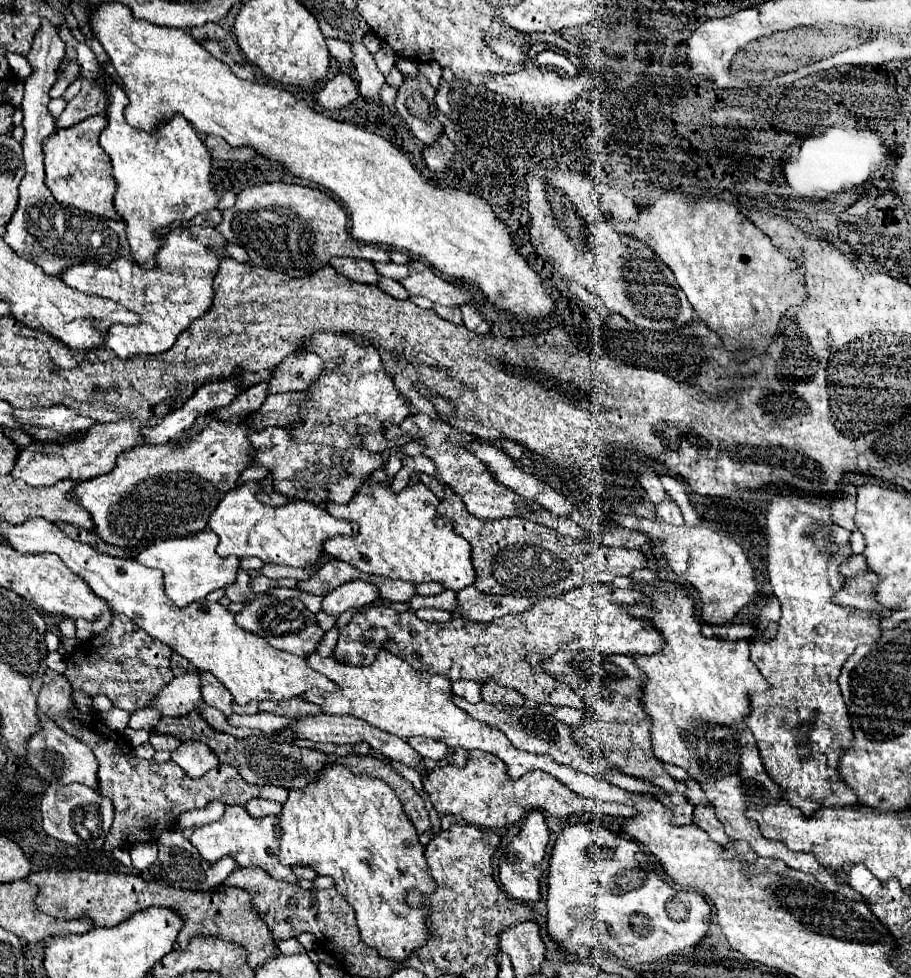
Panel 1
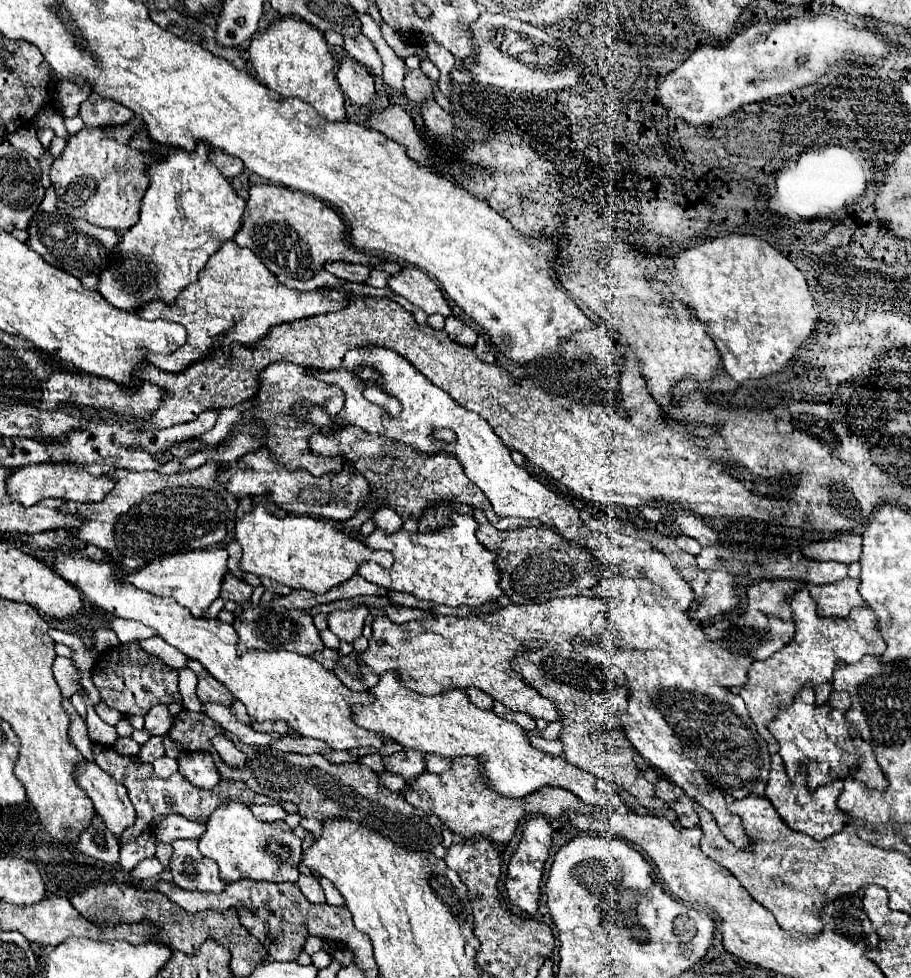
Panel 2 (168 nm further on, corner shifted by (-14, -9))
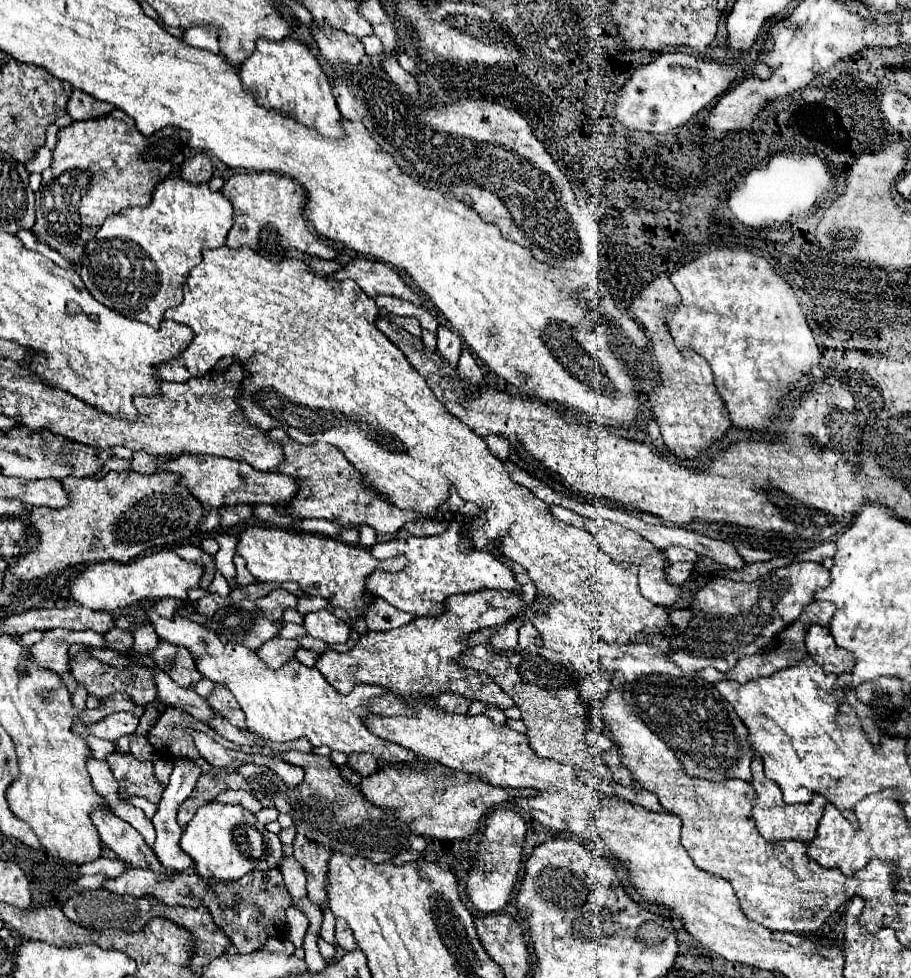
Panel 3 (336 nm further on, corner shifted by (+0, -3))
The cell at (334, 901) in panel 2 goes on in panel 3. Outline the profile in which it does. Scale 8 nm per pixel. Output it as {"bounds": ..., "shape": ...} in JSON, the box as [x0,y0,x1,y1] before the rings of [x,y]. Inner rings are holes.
{"bounds":[320,908,336,946],"shape":[[[322,908],[322,912],[324,912],[324,922],[322,922],[322,932],[320,932],[320,936],[322,936],[326,942],[330,942],[332,946],[336,946],[336,938],[334,938],[336,918],[332,916],[330,908]]]}

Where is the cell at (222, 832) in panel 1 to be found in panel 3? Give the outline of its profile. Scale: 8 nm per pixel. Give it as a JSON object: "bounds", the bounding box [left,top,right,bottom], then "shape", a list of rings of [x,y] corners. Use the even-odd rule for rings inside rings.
{"bounds":[180,802,282,880],"shape":[[[208,802],[184,828],[180,838],[180,848],[196,862],[196,874],[202,878],[214,880],[238,880],[254,870],[272,870],[280,868],[282,862],[282,842],[276,834],[268,832],[268,842],[248,842],[248,826],[246,826],[246,810],[236,804]]]}

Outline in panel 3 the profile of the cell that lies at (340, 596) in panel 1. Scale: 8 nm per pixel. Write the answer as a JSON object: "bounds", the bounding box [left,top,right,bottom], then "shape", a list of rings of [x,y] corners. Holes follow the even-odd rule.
{"bounds":[304,610,350,644],"shape":[[[318,610],[318,612],[310,612],[304,616],[304,628],[308,630],[310,636],[320,638],[324,642],[336,642],[336,644],[344,644],[350,638],[350,626],[336,618],[330,610]]]}

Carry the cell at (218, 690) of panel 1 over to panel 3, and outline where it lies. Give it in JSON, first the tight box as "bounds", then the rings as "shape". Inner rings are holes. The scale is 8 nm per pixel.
{"bounds":[150,642,202,688],"shape":[[[160,642],[160,646],[150,652],[150,656],[156,660],[158,668],[164,670],[182,688],[190,688],[192,684],[202,680],[202,674],[196,670],[196,664],[192,662],[192,656],[188,654],[188,650],[184,650],[184,646]]]}

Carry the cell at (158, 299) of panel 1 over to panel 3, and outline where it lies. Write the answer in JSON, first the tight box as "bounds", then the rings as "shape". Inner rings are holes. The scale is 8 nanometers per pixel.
{"bounds":[154,246,754,782],"shape":[[[222,246],[222,248],[214,248],[214,250],[204,250],[204,260],[190,270],[188,278],[184,280],[182,284],[182,290],[184,290],[184,300],[166,310],[164,312],[164,318],[170,318],[174,322],[180,322],[180,324],[186,324],[192,332],[194,332],[194,338],[192,342],[188,344],[186,350],[182,350],[178,354],[178,358],[172,358],[168,362],[162,362],[162,364],[156,364],[154,366],[154,374],[160,378],[160,380],[172,380],[172,382],[184,382],[188,378],[196,378],[196,376],[204,376],[206,372],[210,372],[216,362],[224,356],[238,356],[242,362],[244,362],[244,370],[250,372],[250,378],[246,378],[242,382],[242,396],[240,396],[240,404],[246,412],[246,418],[254,422],[254,426],[262,428],[262,430],[272,430],[272,428],[284,428],[288,436],[292,436],[294,440],[298,440],[300,444],[312,444],[312,442],[328,442],[332,446],[336,446],[362,474],[364,474],[364,480],[374,488],[378,490],[388,502],[396,504],[398,508],[408,508],[408,510],[416,510],[416,512],[422,512],[422,514],[428,514],[428,516],[436,516],[436,508],[448,498],[448,484],[454,484],[458,488],[458,494],[464,498],[464,500],[470,500],[474,502],[478,508],[484,510],[484,516],[472,520],[472,528],[470,530],[464,530],[466,536],[470,538],[472,546],[474,548],[480,548],[480,550],[488,550],[490,544],[500,544],[502,548],[502,554],[506,554],[510,560],[522,564],[530,576],[530,580],[534,580],[536,584],[536,590],[538,590],[538,596],[550,596],[556,600],[556,604],[552,604],[546,612],[540,612],[532,618],[532,624],[536,626],[536,630],[540,632],[542,640],[544,640],[544,646],[554,650],[554,652],[560,652],[568,662],[572,662],[572,666],[580,672],[580,676],[584,678],[584,684],[592,680],[592,676],[600,670],[600,698],[604,698],[610,690],[612,690],[612,678],[616,672],[622,672],[622,690],[624,690],[624,700],[632,706],[634,714],[658,736],[664,740],[666,746],[670,746],[670,750],[678,756],[678,760],[682,760],[682,766],[684,770],[690,774],[690,776],[710,776],[708,780],[716,780],[716,782],[722,782],[722,780],[730,780],[730,778],[744,778],[744,780],[752,780],[750,778],[750,766],[746,764],[738,764],[734,762],[734,768],[732,764],[728,762],[728,766],[724,768],[720,764],[720,760],[752,760],[754,756],[754,748],[752,748],[752,742],[748,740],[748,728],[744,726],[744,722],[736,716],[734,712],[734,706],[706,680],[698,678],[698,676],[686,676],[682,674],[682,670],[674,664],[674,660],[670,658],[670,652],[672,652],[672,646],[670,646],[670,640],[678,634],[676,626],[670,624],[668,620],[668,608],[664,606],[658,606],[658,604],[652,604],[648,602],[646,598],[642,598],[640,590],[638,590],[638,564],[636,562],[616,562],[612,560],[608,554],[604,554],[594,538],[590,536],[590,532],[582,530],[582,528],[576,528],[576,526],[570,526],[570,524],[564,524],[560,520],[556,520],[550,512],[550,506],[546,502],[542,502],[540,498],[536,498],[526,486],[520,486],[516,484],[504,462],[498,460],[490,450],[488,450],[488,444],[484,442],[482,436],[478,436],[472,428],[468,428],[462,420],[458,420],[456,416],[452,416],[446,406],[436,400],[436,396],[432,394],[432,390],[428,388],[428,384],[424,382],[424,378],[412,368],[412,364],[406,360],[406,356],[374,326],[374,320],[378,316],[378,306],[374,304],[374,300],[364,292],[360,290],[360,286],[354,282],[354,280],[336,280],[332,278],[332,282],[328,278],[320,278],[316,276],[312,270],[308,270],[308,266],[300,260],[282,260],[280,264],[272,264],[268,258],[260,258],[254,250],[248,250],[246,246],[244,248],[228,248],[228,246]],[[644,628],[654,628],[654,630],[660,630],[660,632],[642,632]]]}

